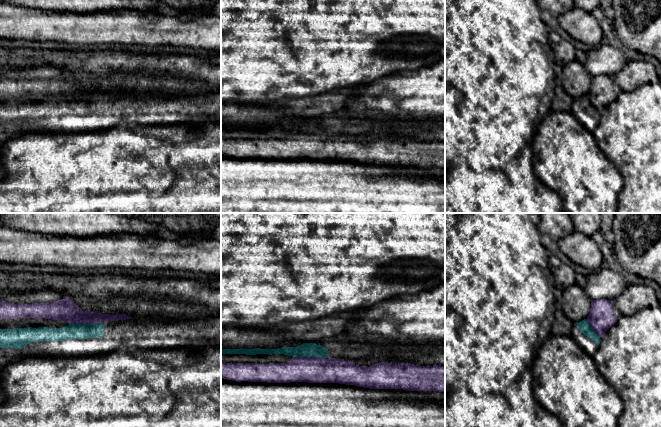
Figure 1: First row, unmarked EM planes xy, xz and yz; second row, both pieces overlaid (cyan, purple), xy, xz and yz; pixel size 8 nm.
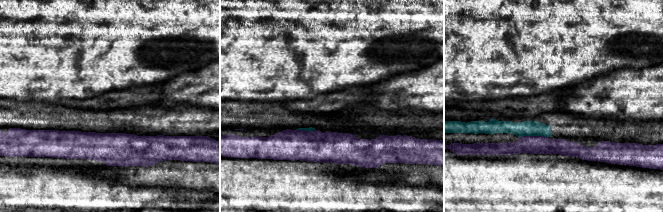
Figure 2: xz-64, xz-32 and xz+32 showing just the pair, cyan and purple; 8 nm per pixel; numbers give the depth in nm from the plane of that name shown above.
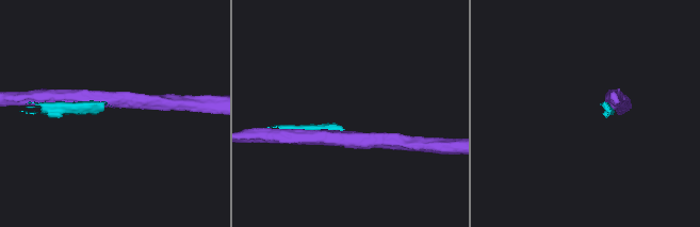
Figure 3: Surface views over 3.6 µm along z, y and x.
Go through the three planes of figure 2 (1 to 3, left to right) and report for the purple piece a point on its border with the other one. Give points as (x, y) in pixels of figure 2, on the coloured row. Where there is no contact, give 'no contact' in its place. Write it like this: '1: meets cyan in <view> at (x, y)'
1: no contact
2: meets cyan in xz-32 at (306, 130)
3: meets cyan in xz+32 at (533, 135)

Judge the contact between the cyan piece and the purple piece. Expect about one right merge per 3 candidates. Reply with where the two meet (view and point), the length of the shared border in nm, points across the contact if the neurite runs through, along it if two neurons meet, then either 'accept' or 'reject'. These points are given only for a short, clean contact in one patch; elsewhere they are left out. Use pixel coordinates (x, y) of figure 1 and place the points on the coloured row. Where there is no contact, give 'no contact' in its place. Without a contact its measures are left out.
xy (84, 324) | 240 nm | along xy (69, 323), (99, 324) | reject

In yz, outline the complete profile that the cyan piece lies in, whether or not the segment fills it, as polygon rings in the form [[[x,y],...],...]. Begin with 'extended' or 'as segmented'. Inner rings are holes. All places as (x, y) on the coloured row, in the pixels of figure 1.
extended; [[[587,319],[575,323],[572,331],[575,342],[590,356],[594,356],[600,344],[600,336],[593,330]]]

